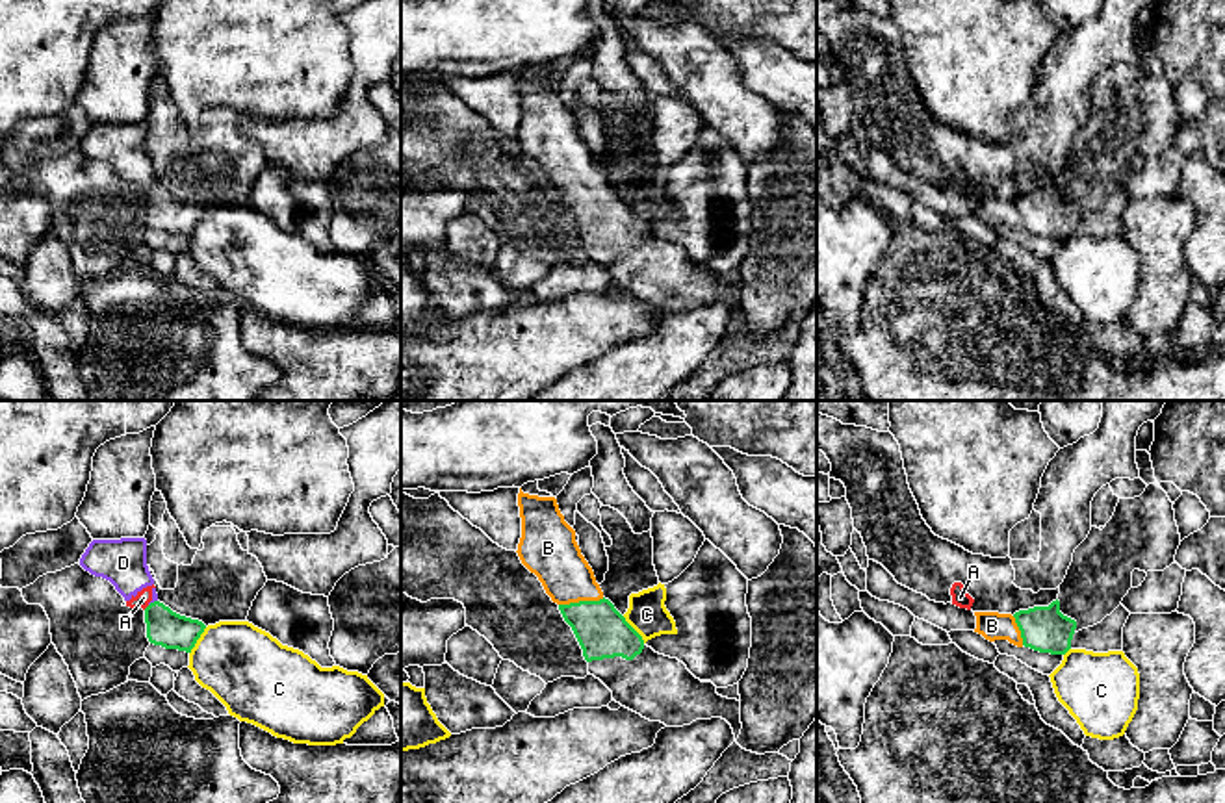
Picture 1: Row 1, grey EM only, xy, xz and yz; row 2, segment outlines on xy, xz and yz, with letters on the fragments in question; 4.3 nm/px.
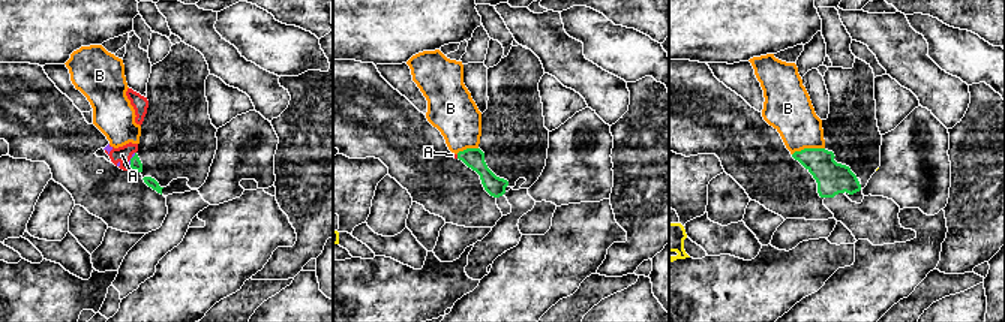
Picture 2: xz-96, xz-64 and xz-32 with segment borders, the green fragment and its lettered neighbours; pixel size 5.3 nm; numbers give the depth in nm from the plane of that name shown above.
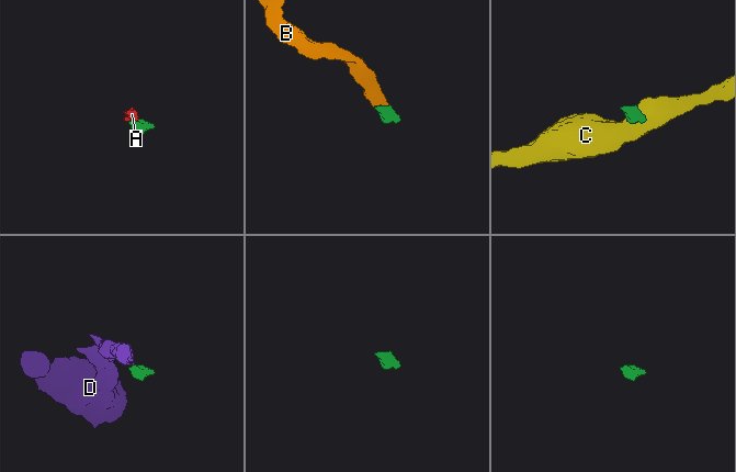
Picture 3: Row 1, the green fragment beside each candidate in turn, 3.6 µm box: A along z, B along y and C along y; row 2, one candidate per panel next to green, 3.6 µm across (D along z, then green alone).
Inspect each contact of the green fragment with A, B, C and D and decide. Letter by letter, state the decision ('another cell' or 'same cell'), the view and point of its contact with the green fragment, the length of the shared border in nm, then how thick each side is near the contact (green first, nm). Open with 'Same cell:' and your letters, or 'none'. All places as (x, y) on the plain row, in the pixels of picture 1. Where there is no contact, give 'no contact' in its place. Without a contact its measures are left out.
Same cell: B
A: another cell; contact xy (147, 191); length 40 nm; calibres 160 and 70 nm
B: same cell; contact xz (581, 186); length 200 nm; calibres 220 and 240 nm
C: another cell; contact xz (633, 214); length 160 nm; calibres 220 and 170 nm
D: another cell; contact xy (154, 186); length 50 nm; calibres 160 and 30 nm

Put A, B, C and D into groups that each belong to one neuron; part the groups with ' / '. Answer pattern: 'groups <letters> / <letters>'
groups A D / B / C

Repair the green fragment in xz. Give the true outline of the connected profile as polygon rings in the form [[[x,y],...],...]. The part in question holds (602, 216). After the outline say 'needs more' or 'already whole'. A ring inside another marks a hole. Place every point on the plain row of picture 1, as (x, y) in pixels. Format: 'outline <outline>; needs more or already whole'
outline [[[520,72],[518,91],[522,122],[516,137],[559,189],[583,234],[588,258],[612,276],[612,284],[666,312],[722,302],[737,326],[742,313],[741,286],[718,280],[713,267],[702,267],[683,247],[644,228],[603,182],[557,83],[529,80]]]; needs more

